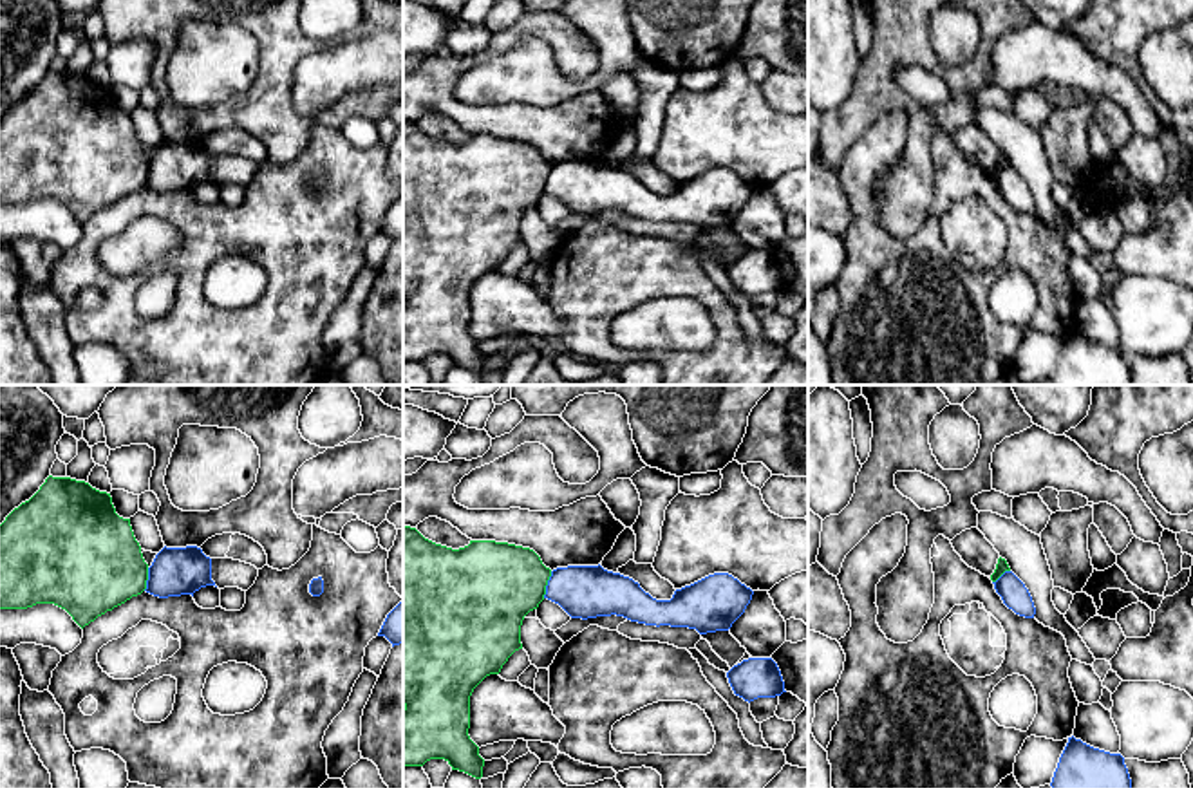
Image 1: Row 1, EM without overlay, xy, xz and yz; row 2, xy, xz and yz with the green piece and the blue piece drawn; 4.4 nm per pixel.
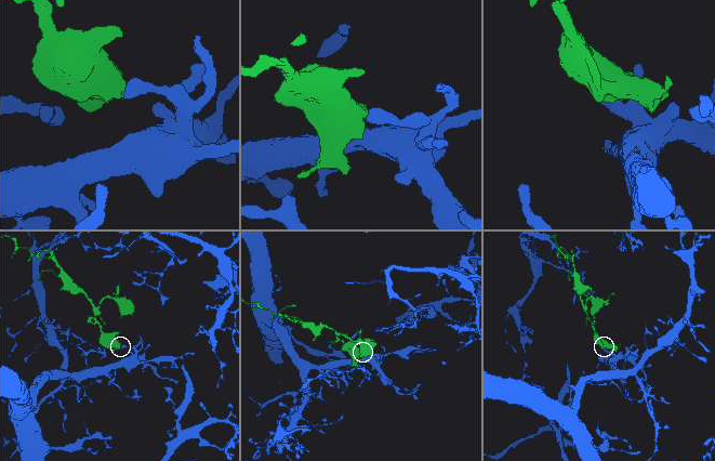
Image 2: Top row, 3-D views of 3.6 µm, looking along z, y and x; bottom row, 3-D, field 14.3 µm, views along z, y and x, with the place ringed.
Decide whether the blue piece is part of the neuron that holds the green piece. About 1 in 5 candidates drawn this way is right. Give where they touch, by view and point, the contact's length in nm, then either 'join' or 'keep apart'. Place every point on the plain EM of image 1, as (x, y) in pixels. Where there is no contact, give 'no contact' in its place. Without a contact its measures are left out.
xz (546, 179) | 130 nm | keep apart

